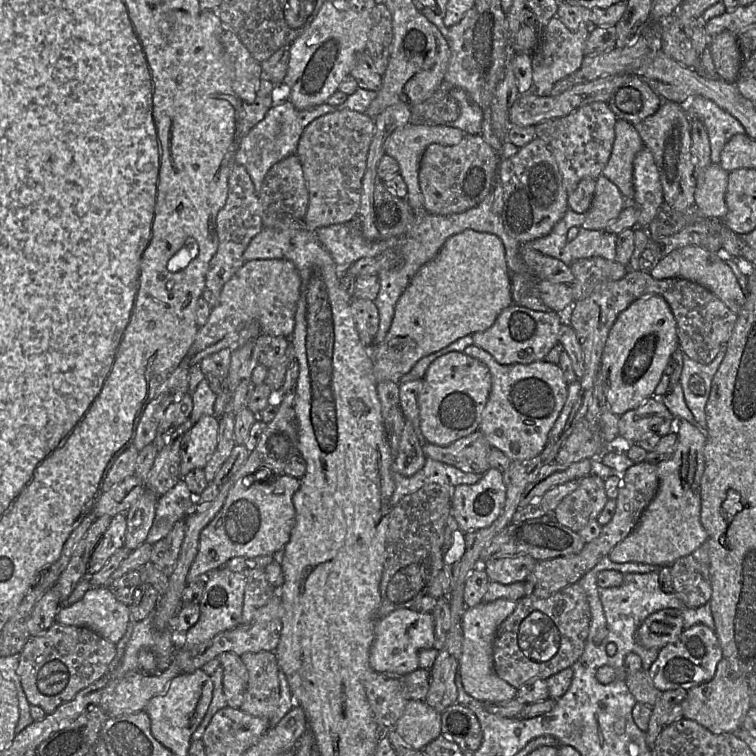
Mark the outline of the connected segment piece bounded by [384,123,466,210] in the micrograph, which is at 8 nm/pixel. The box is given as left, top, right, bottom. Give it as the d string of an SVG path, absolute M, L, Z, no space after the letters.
M407 123L397 128L385 142L385 154L395 158L399 164L399 174L407 185L406 200L414 210L424 210L424 198L419 186L418 174L420 161L426 148L433 143L453 146L459 144L466 133L461 129L448 125L414 125Z

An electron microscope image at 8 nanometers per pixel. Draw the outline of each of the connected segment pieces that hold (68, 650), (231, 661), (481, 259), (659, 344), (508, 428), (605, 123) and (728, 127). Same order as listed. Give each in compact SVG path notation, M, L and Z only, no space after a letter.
M54 622L44 633L30 637L20 652L17 674L30 705L39 706L46 714L51 714L62 704L71 701L80 690L101 679L108 672L115 655L116 644L91 629Z
M227 651L218 656L223 669L223 693L227 706L241 706L248 683L248 672L241 656Z
M472 229L449 237L438 254L410 280L396 304L392 324L384 341L370 348L377 383L399 383L420 359L440 351L459 338L487 330L499 314L512 304L511 276L502 241L494 234Z
M643 296L622 311L609 332L600 361L610 411L620 416L654 396L671 355L678 347L676 320L662 296Z
M474 344L463 352L482 362L491 375L492 385L482 412L480 432L493 448L501 450L511 461L527 460L539 455L548 443L548 434L567 398L568 384L559 365L547 361L501 365Z
M607 102L587 104L559 118L559 126L549 146L562 175L564 189L568 194L575 190L582 179L597 179L602 175L611 155L617 120L617 116Z
M690 97L688 102L681 105L689 118L698 119L704 124L709 136L712 163L720 162L721 152L732 136L745 133L735 117L706 97Z

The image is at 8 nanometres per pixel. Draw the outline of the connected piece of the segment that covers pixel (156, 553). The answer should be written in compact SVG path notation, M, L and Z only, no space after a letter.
M185 520L175 523L172 530L153 544L150 561L170 577L177 563L185 535Z

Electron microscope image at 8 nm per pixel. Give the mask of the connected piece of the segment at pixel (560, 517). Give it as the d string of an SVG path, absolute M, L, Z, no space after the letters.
M590 474L580 480L579 486L561 500L552 514L557 522L578 532L597 519L608 500L604 480Z

